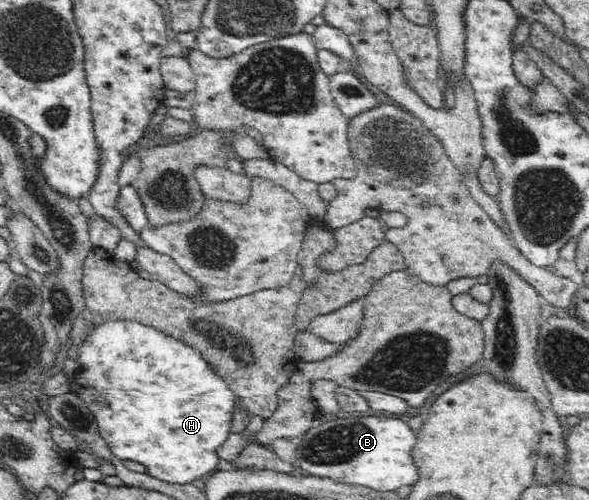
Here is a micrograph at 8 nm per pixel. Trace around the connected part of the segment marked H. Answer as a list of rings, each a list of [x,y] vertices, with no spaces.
[[[110,320],[106,324],[100,324],[92,334],[90,340],[84,348],[80,348],[80,362],[84,364],[82,374],[78,376],[78,380],[74,382],[74,392],[80,394],[84,402],[88,403],[88,407],[92,409],[98,425],[100,425],[100,433],[106,442],[108,442],[111,454],[123,460],[134,460],[138,464],[142,464],[147,468],[148,474],[156,480],[174,484],[193,484],[197,481],[202,482],[202,478],[212,474],[212,470],[218,466],[219,455],[217,449],[224,444],[228,435],[230,435],[230,422],[232,422],[232,414],[240,409],[238,398],[231,391],[230,385],[222,376],[212,369],[212,365],[208,363],[204,357],[194,351],[193,347],[186,345],[183,341],[176,340],[175,337],[168,336],[167,333],[160,332],[151,325],[140,324],[139,321],[132,320]]]

